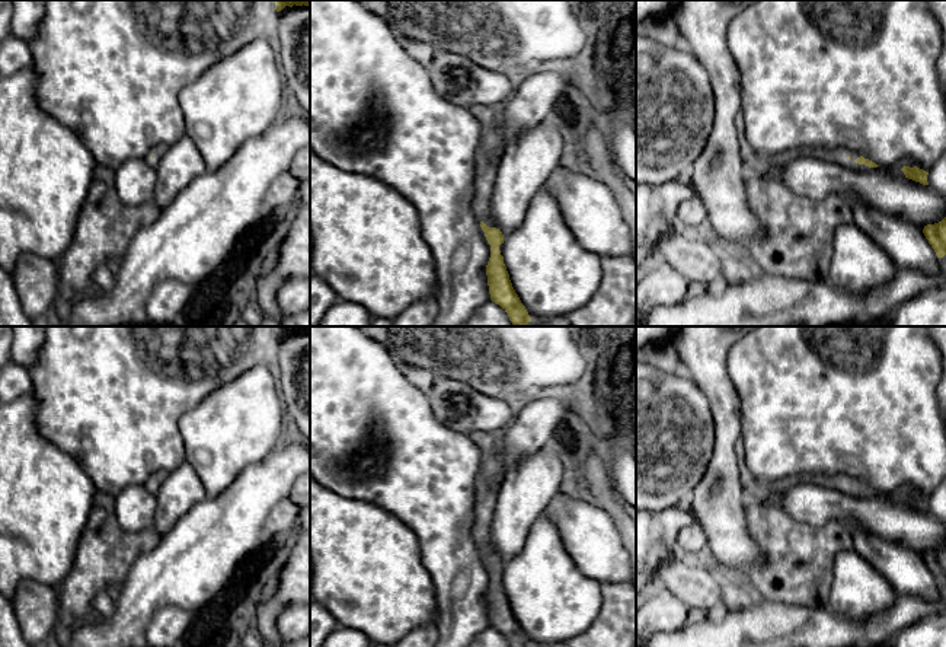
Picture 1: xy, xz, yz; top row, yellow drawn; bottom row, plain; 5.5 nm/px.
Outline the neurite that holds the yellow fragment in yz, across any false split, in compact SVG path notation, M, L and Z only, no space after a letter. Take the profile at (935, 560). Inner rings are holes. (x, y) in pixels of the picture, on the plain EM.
M946 544L939 549L924 552L923 560L937 584L943 584L946 581Z

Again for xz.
M472 431L467 436L488 455L485 459L485 478L477 484L472 533L483 557L483 562L488 567L489 587L486 602L490 627L508 640L509 647L531 647L509 606L504 590L504 560L493 552L490 541L490 523L498 490L504 479L498 459L492 456L492 452L499 444L499 439L492 431Z

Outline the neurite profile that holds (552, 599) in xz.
M543 514L533 523L522 551L504 561L504 590L531 647L585 632L603 605L600 583L576 567L557 528Z

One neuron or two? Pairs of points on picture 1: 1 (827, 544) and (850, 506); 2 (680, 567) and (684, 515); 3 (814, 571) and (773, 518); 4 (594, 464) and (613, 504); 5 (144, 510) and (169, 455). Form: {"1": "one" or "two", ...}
{"1": "two", "2": "two", "3": "one", "4": "one", "5": "two"}

